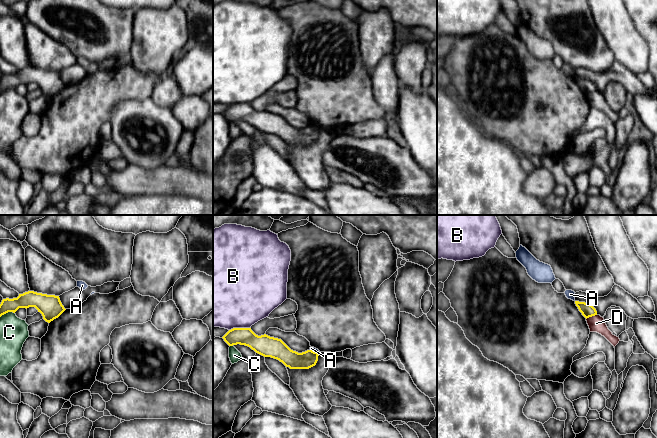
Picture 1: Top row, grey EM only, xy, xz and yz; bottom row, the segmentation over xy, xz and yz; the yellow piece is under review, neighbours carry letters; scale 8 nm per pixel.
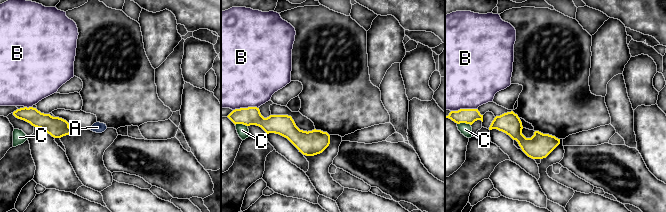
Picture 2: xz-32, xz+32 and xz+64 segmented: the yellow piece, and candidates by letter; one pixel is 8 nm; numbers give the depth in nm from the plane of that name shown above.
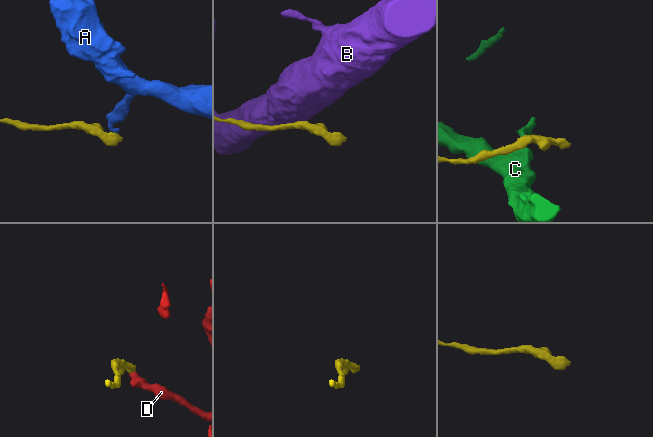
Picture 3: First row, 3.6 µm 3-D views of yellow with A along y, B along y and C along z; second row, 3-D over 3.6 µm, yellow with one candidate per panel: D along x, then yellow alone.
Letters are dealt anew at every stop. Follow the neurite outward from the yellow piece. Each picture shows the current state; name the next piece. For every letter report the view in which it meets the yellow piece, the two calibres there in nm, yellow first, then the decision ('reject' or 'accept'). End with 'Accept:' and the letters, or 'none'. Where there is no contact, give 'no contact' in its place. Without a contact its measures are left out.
A: xz | 140/30 nm | reject
B: xz | 160/500 nm | reject
C: xy | 130/220 nm | reject
D: yz | 110/130 nm | reject
Accept: none

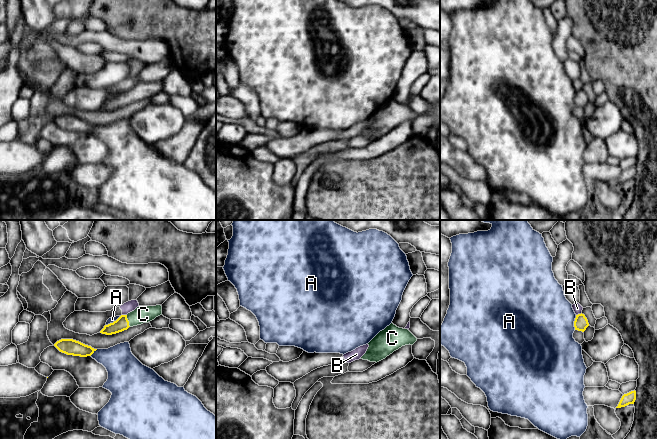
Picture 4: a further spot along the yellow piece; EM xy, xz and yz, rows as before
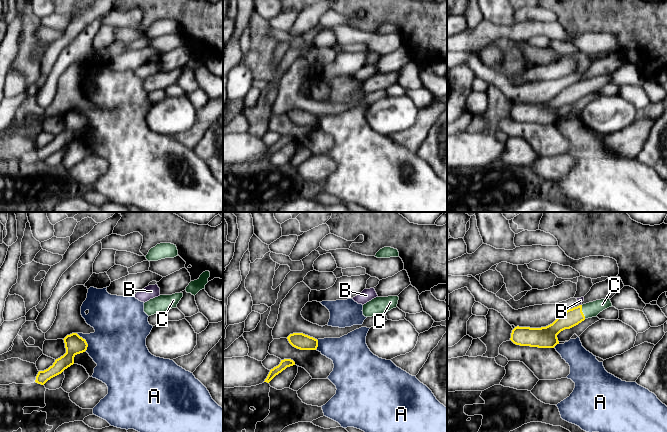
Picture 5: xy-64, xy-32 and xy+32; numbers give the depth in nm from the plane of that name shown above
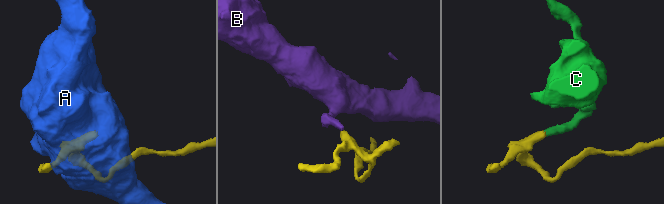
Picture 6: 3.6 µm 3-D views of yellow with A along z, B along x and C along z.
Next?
A: yz | 110/500 nm | reject
B: yz | 110/70 nm | reject
C: xy | 110/140 nm | accept
Accept: C

